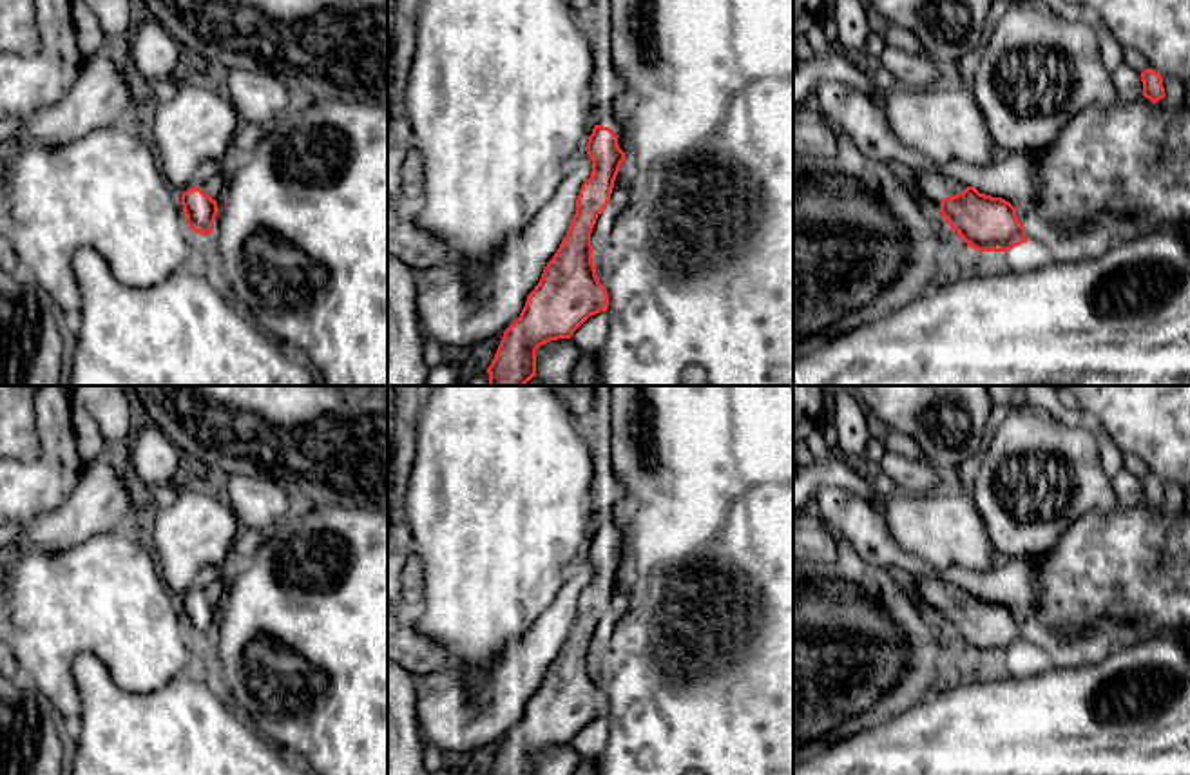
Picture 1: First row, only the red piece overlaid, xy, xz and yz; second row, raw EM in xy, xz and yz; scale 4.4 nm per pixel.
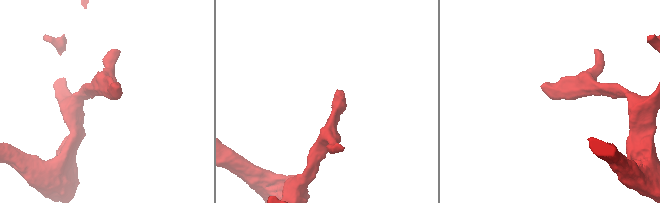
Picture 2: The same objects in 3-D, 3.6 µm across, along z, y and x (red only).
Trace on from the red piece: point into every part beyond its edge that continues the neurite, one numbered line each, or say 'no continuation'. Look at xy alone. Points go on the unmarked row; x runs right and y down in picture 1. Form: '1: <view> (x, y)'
1: xy (214, 593)

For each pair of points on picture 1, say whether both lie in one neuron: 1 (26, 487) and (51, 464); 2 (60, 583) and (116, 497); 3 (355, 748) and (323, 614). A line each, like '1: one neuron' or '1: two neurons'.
1: one neuron
2: two neurons
3: one neuron

